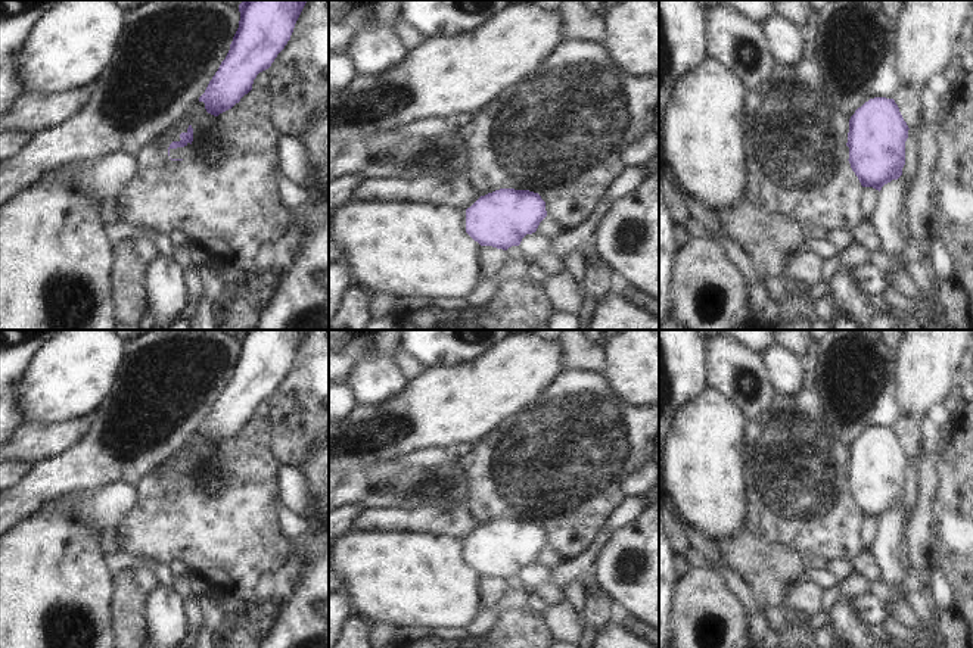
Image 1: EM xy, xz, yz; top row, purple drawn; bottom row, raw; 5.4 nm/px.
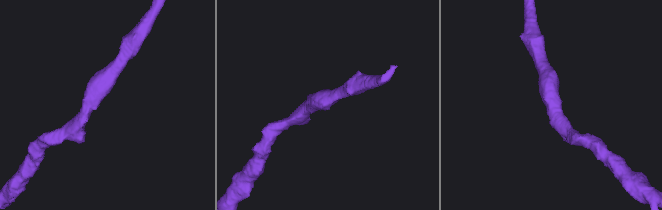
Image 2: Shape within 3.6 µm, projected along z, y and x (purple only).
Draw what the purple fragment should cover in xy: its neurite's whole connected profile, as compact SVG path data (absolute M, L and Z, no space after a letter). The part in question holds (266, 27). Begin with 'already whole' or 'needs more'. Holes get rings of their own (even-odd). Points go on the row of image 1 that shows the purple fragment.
already whole; M245 0L239 4L239 28L226 59L199 102L218 116L252 90L257 75L271 66L285 49L305 0Z

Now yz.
already whole; M874 97L849 119L849 163L862 187L882 187L902 175L908 125L893 99Z

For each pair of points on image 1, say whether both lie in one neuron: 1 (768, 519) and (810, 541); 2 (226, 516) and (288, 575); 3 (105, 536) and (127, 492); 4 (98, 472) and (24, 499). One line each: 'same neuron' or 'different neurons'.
1: same neuron
2: different neurons
3: same neuron
4: same neuron

